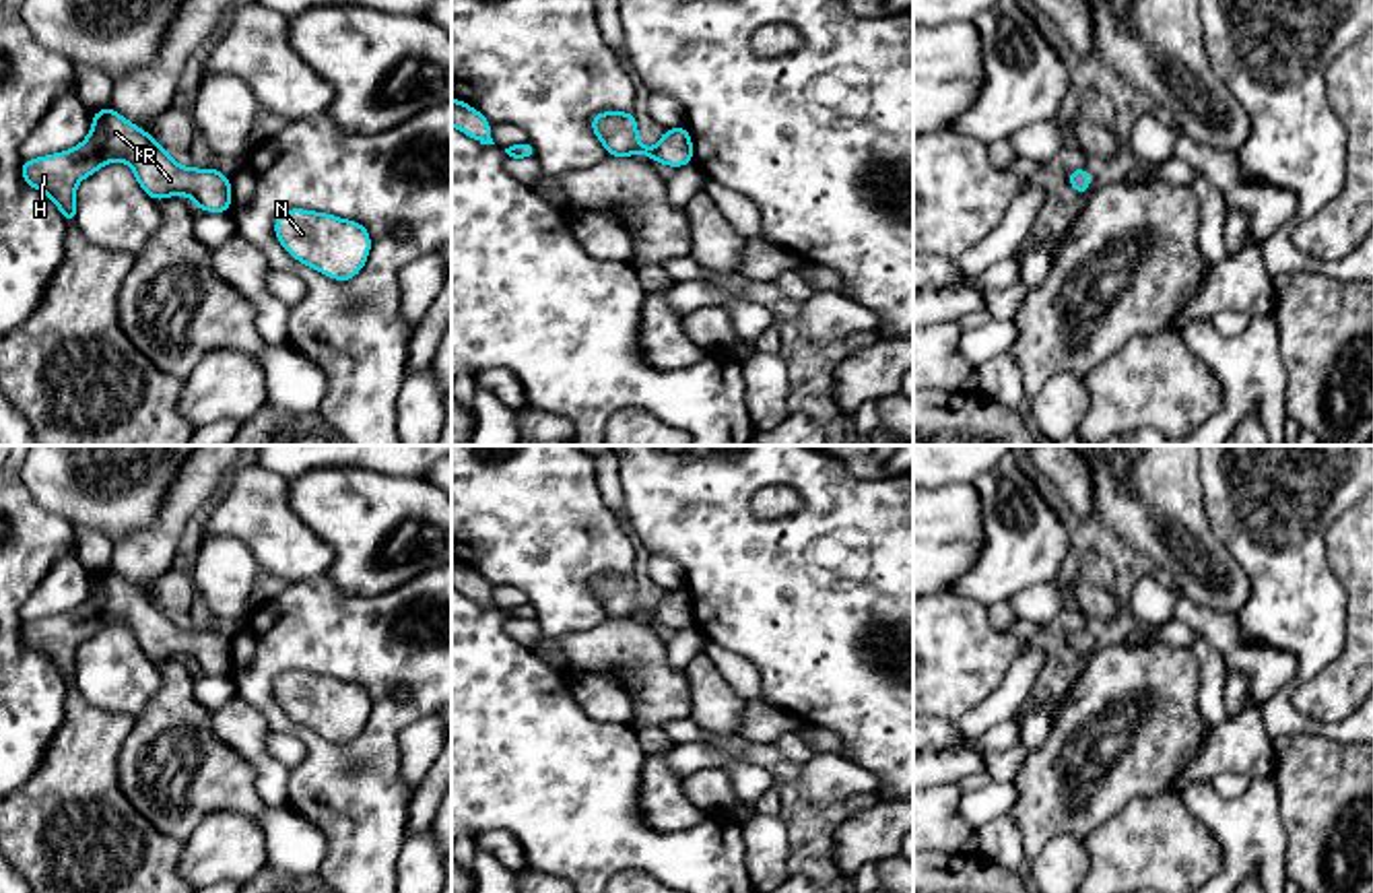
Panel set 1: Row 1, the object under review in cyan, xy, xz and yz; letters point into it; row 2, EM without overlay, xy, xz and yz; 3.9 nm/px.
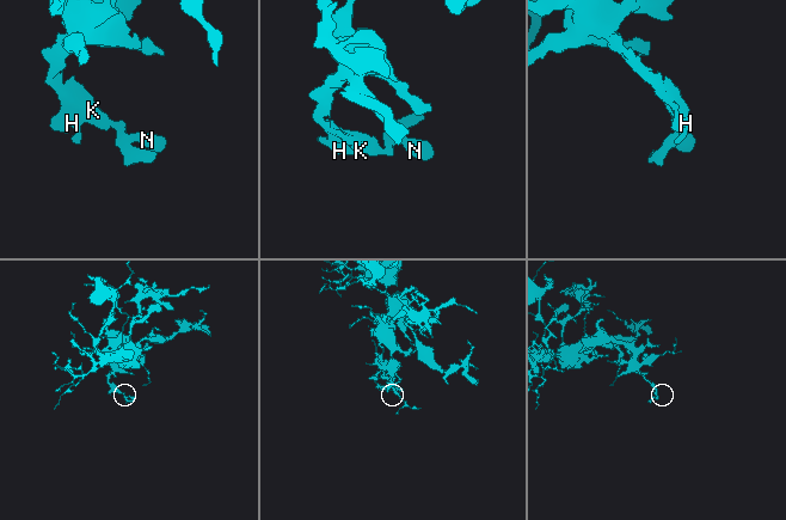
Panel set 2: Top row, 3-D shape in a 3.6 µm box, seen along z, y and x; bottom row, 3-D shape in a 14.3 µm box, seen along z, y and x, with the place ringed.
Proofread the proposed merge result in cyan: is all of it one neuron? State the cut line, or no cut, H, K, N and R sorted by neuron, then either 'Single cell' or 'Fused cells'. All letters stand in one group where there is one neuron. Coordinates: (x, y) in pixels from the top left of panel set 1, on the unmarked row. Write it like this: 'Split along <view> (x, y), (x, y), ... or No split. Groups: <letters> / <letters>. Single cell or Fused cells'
No split. Groups: H K N R. Single cell

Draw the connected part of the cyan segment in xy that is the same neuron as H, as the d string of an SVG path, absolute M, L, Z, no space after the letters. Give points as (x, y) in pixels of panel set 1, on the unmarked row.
M109 567L91 575L91 582L91 596L78 608L23 621L21 629L23 643L47 656L66 687L78 681L74 666L78 643L111 623L128 625L150 662L181 656L190 658L198 672L231 674L231 639L225 635L175 625L148 592L140 592Z

